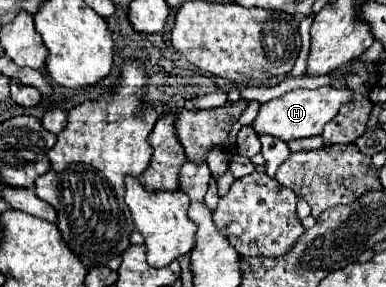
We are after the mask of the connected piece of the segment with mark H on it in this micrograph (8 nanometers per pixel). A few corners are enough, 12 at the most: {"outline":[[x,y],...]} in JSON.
{"outline":[[333,85],[263,103],[253,129],[281,141],[321,135],[353,99]]}

